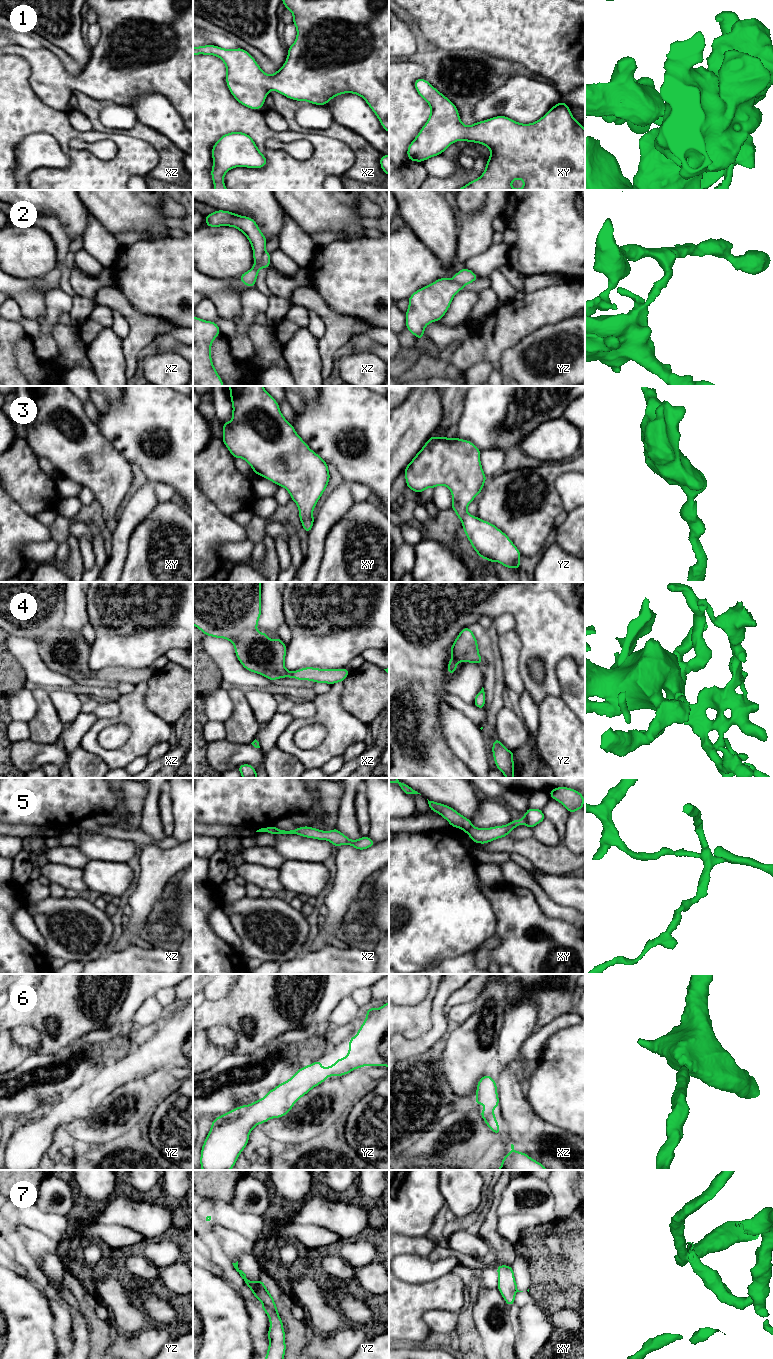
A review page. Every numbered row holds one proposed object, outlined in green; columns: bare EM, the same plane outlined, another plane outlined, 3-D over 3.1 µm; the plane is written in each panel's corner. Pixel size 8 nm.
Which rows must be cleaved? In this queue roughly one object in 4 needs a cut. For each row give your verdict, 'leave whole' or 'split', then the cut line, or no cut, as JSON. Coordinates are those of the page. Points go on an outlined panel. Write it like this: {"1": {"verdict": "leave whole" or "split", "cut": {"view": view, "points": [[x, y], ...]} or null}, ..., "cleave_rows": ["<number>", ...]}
{"1": {"verdict": "leave whole", "cut": null}, "2": {"verdict": "split", "cut": {"view": "xz", "points": [[265, 252], [254, 263]]}}, "3": {"verdict": "leave whole", "cut": null}, "4": {"verdict": "leave whole", "cut": null}, "5": {"verdict": "split", "cut": {"view": "xz", "points": [[274, 827], [275, 833]]}}, "6": {"verdict": "leave whole", "cut": null}, "7": {"verdict": "split", "cut": {"view": "yz", "points": [[246, 1283], [253, 1291], [259, 1288]]}}, "cleave_rows": ["2", "5", "7"]}

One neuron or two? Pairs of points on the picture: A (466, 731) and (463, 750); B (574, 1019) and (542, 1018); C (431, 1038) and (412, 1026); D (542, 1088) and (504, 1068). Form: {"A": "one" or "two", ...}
{"A": "one", "B": "two", "C": "two", "D": "two"}

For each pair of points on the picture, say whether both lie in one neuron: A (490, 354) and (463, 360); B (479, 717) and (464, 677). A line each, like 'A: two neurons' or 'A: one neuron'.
A: one neuron
B: two neurons

